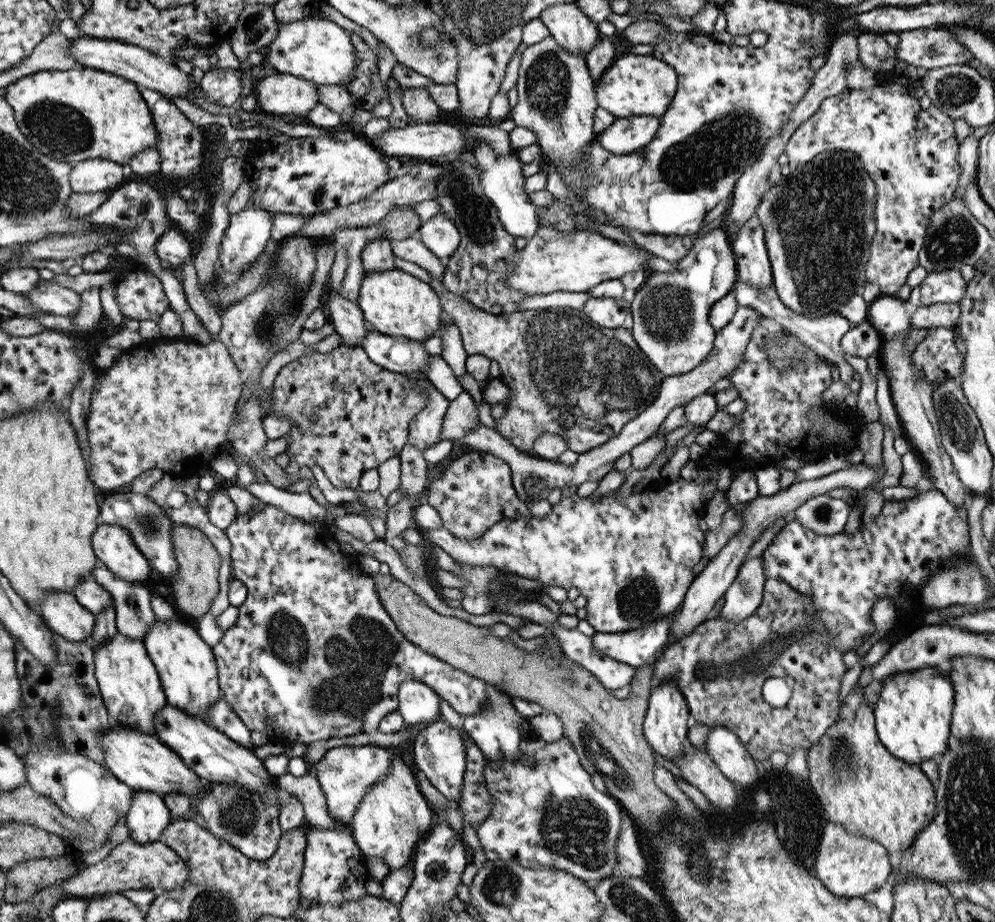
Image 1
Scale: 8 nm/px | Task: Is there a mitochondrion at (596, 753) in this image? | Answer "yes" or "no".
yes

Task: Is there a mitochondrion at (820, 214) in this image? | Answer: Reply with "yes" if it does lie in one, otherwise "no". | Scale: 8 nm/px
yes

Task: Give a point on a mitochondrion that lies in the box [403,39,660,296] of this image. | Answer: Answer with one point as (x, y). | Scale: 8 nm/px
(547, 80)

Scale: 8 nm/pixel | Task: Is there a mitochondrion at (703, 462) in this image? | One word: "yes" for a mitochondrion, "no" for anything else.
no

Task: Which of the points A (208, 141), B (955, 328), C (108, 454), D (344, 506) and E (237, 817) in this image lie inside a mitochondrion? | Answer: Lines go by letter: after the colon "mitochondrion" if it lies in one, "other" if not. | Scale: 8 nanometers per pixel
A: other
B: other
C: other
D: other
E: mitochondrion

